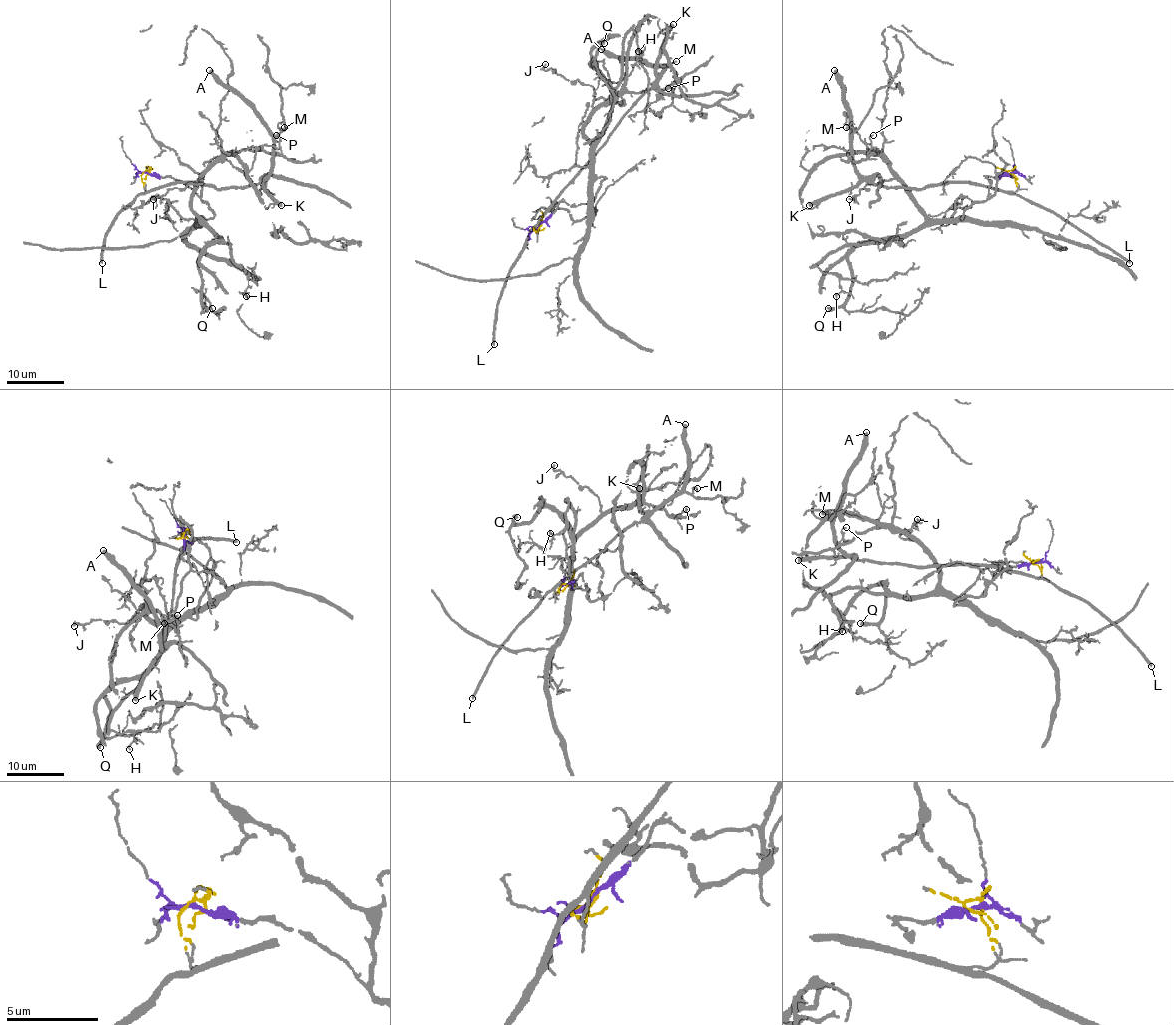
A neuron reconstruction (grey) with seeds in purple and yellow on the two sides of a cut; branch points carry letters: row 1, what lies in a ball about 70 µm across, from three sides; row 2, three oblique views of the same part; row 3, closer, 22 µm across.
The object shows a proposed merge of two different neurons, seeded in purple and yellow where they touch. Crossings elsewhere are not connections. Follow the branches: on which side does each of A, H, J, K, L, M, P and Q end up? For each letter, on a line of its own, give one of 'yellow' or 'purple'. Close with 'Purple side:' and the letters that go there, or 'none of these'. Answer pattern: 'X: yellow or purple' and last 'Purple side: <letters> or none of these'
A: yellow
H: purple
J: purple
K: yellow
L: yellow
M: yellow
P: purple
Q: purple
Purple side: H, J, P, Q

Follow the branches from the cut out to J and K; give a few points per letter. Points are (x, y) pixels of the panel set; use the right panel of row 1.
J: (1011, 171), (987, 177), (987, 197), (962, 218), (930, 218), (895, 178), (849, 198)
K: (1013, 171), (1014, 191), (967, 183), (886, 188), (865, 181), (809, 205)

